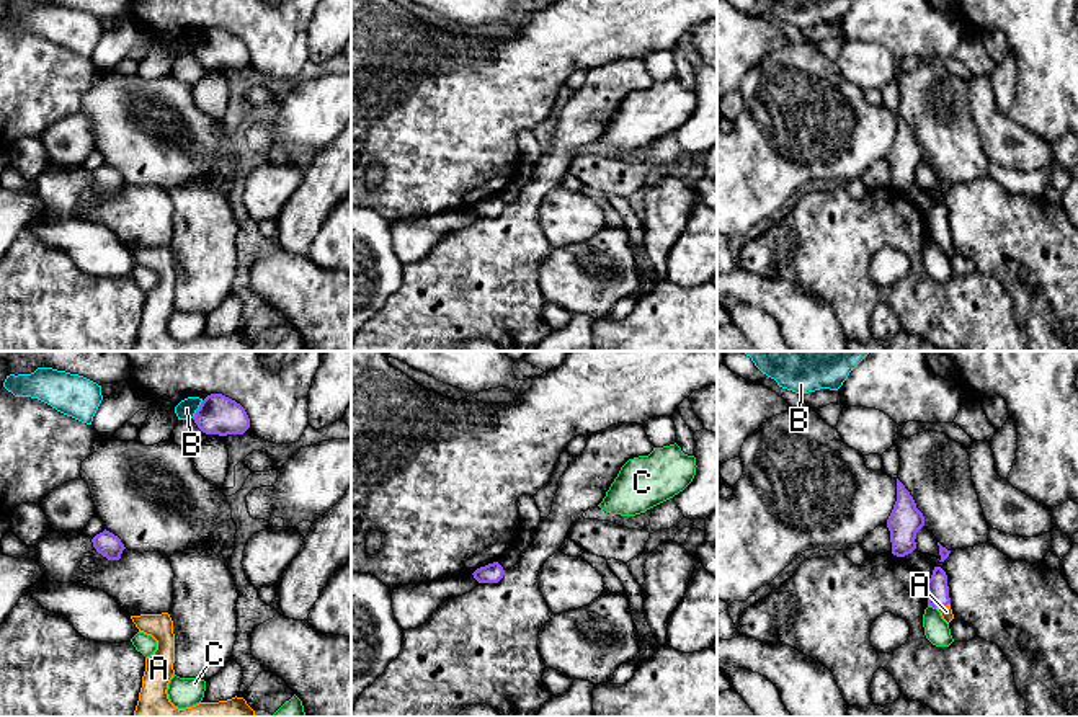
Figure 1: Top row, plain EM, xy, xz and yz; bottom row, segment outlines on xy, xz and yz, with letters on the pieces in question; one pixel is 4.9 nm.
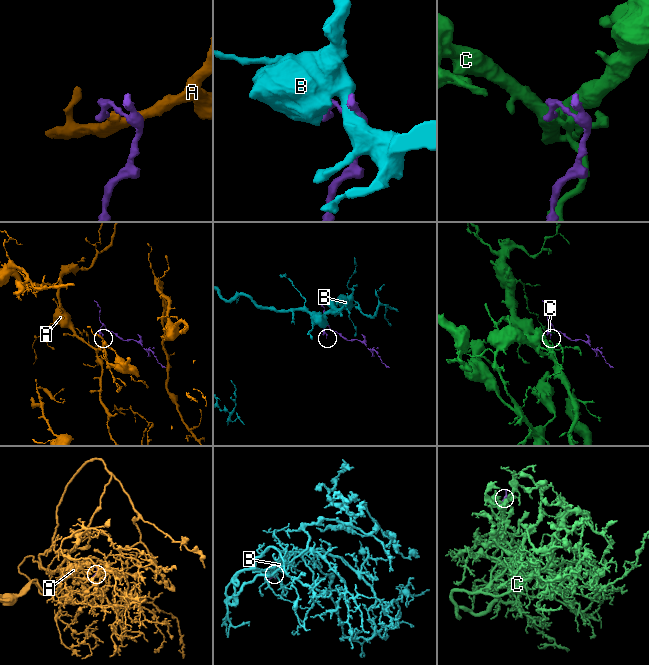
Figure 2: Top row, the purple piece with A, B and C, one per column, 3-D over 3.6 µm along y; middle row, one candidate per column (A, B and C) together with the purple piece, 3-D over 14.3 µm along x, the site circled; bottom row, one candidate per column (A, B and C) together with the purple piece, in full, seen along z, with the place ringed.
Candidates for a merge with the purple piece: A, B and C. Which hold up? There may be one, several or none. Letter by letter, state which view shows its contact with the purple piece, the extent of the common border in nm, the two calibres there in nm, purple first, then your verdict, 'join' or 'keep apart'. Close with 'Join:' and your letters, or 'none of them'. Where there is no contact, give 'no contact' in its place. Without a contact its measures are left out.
A: yz | 80 nm | 110/60 nm | join
B: xy | 110 nm | 190/90 nm | keep apart
C: yz | 40 nm | 110/120 nm | keep apart
Join: A

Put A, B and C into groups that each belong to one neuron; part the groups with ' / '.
A / B / C

